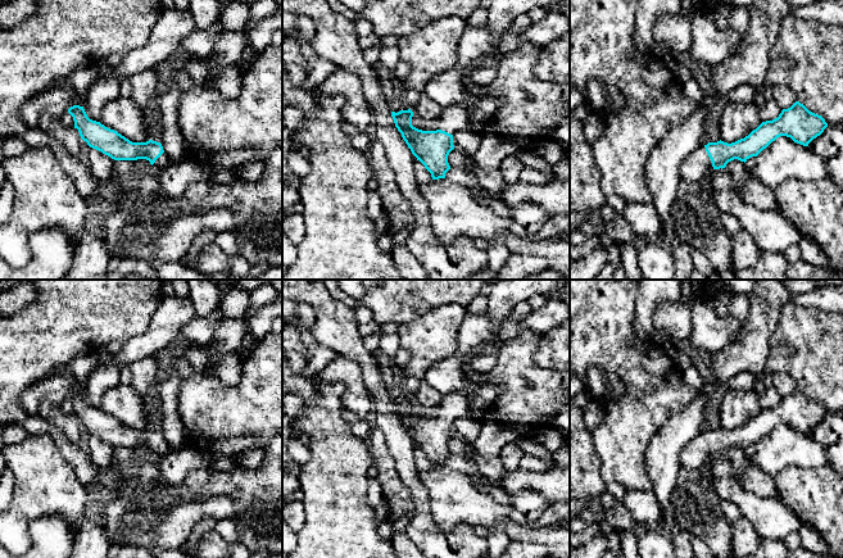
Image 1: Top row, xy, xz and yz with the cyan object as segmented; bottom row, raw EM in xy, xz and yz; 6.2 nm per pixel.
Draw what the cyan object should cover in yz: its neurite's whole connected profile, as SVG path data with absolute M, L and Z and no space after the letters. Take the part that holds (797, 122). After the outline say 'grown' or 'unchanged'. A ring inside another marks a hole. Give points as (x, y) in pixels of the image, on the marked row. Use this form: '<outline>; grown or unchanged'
M796 101L790 108L783 109L778 118L762 122L744 139L731 144L720 140L704 146L699 145L683 160L679 171L680 180L698 181L712 169L725 168L734 159L745 163L780 136L790 137L794 142L808 146L826 127L828 123L821 115Z; grown

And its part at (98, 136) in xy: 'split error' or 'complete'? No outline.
split error

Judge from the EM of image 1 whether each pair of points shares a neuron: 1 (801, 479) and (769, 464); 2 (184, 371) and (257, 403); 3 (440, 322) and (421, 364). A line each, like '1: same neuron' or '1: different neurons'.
1: different neurons
2: different neurons
3: same neuron

